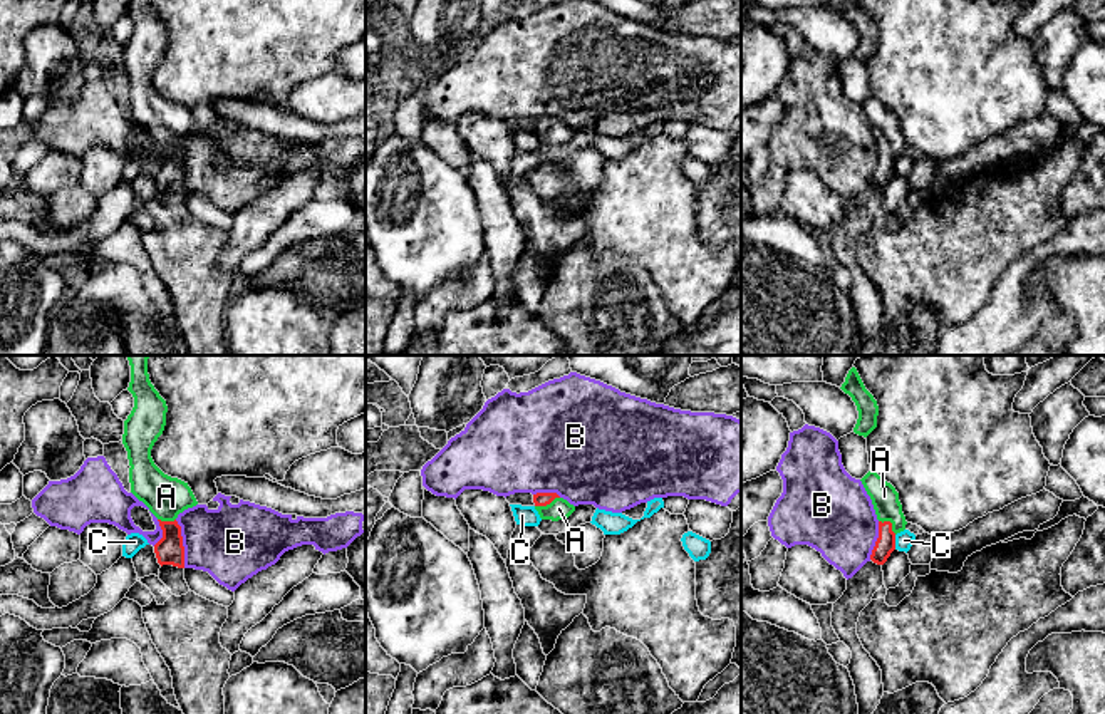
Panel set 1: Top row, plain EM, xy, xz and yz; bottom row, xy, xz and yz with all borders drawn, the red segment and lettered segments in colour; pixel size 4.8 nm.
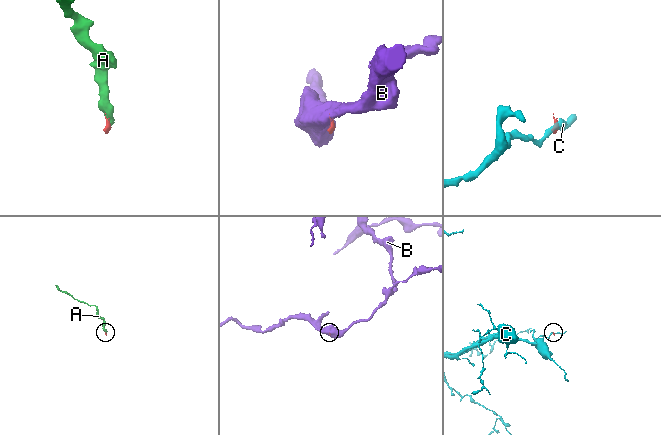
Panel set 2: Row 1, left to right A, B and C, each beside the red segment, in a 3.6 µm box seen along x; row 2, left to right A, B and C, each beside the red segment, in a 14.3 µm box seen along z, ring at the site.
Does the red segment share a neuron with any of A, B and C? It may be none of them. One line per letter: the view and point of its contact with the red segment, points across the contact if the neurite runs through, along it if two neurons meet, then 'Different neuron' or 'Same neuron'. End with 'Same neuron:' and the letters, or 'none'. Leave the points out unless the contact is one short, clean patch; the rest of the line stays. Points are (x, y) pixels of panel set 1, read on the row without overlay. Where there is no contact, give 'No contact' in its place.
A: Touches red at xz (547, 128). Path across: xz (540, 123), (547, 128), (559, 133). Same neuron
B: Touches red at xy (181, 168). Boundary: xy (175, 144), (180, 151), (185, 191). Different neuron
C: Touches red at yz (894, 166). Boundary: yz (894, 160), (896, 173). Different neuron
Same neuron: A

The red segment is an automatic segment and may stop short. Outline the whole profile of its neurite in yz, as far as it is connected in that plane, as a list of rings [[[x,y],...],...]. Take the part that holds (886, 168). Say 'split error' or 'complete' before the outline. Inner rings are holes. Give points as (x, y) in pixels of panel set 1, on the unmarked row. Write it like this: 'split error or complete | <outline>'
split error | [[[869,96],[862,104],[867,119],[872,124],[877,144],[879,163],[870,184],[847,204],[847,215],[833,228],[832,251],[850,277],[847,290],[855,310],[859,329],[859,345],[874,339],[884,320],[882,295],[870,278],[864,273],[857,260],[860,236],[872,226],[874,218],[884,210],[882,189],[895,174],[895,159],[905,154],[905,141],[899,126],[899,117],[875,96]]]

